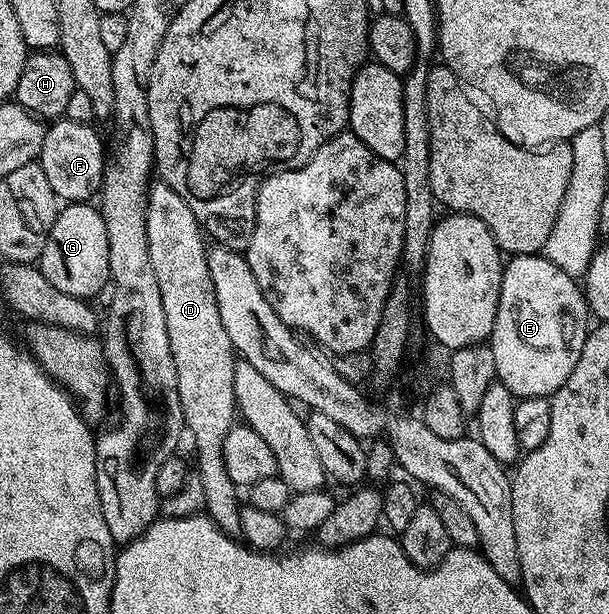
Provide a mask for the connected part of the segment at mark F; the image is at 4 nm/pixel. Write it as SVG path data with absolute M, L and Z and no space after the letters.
M67 119L53 120L45 128L38 160L42 171L46 171L46 180L50 182L54 195L61 202L88 203L100 192L100 184L104 181L106 153L104 157L104 141L92 128L93 126L89 123L74 123Z

